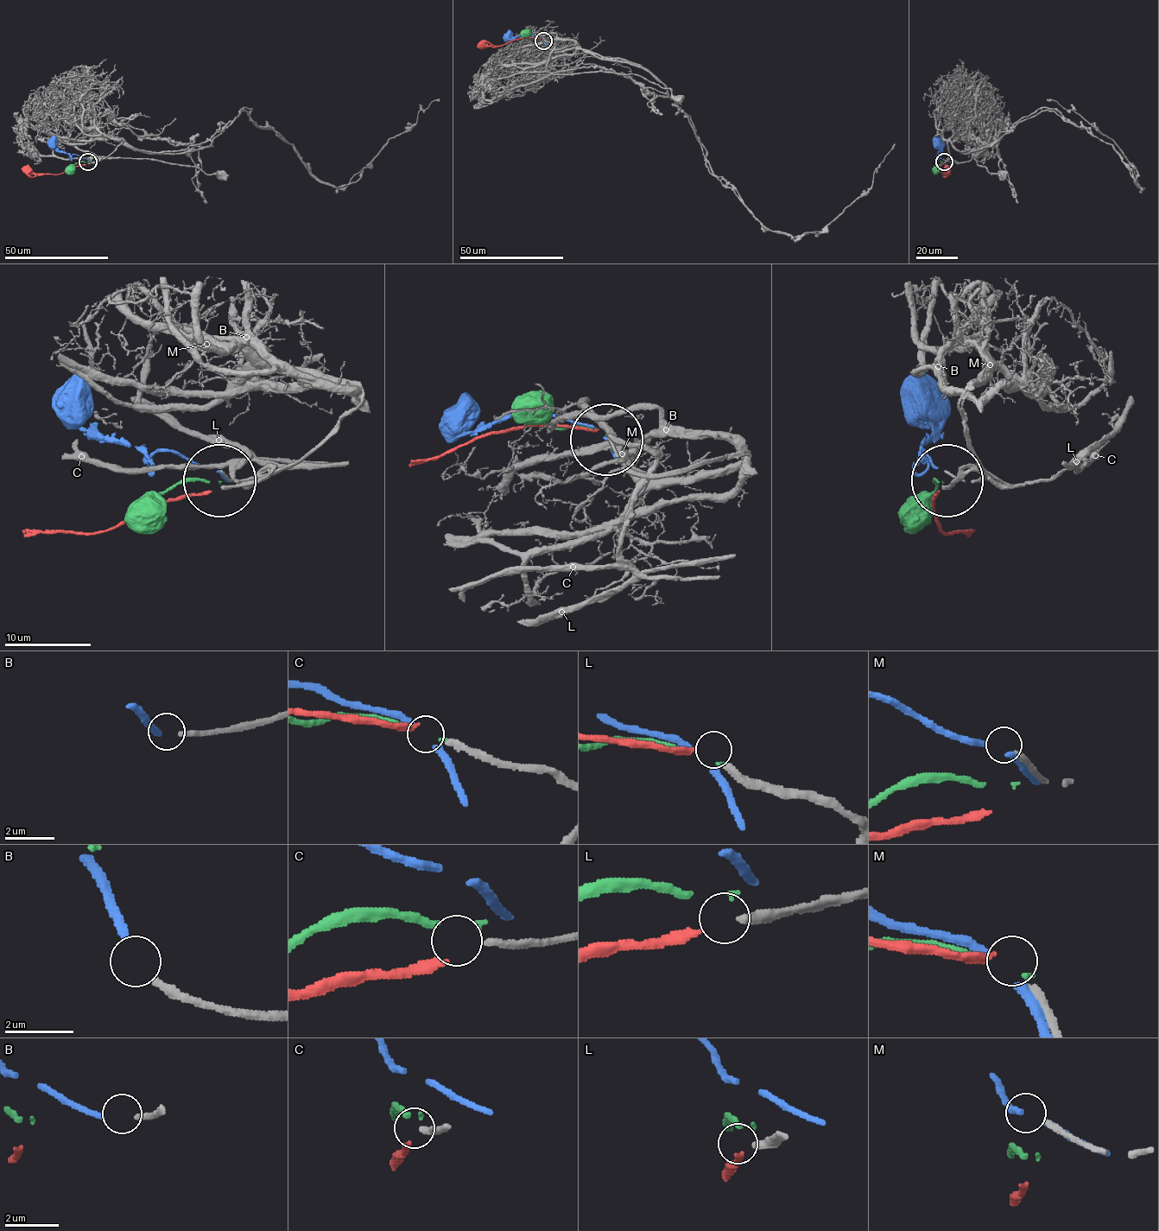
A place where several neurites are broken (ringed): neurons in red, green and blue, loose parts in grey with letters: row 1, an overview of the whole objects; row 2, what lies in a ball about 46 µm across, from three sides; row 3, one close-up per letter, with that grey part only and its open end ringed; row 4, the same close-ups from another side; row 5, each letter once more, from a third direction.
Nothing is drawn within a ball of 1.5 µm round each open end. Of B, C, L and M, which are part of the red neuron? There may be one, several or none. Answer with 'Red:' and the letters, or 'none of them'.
Red: C

